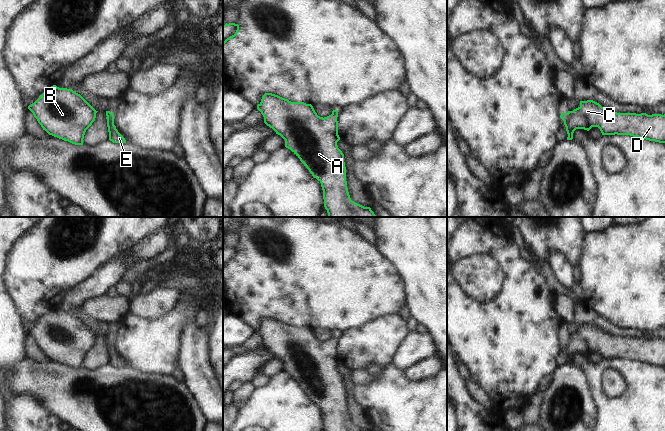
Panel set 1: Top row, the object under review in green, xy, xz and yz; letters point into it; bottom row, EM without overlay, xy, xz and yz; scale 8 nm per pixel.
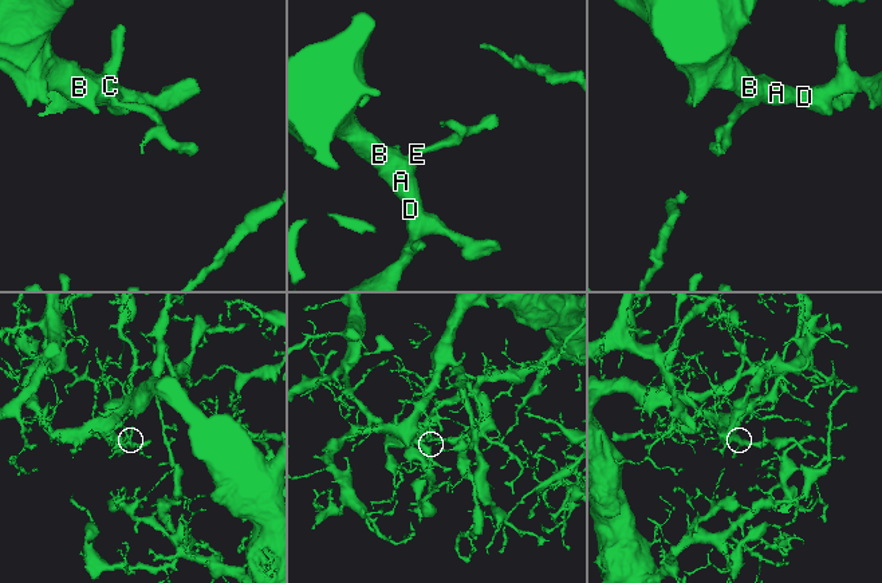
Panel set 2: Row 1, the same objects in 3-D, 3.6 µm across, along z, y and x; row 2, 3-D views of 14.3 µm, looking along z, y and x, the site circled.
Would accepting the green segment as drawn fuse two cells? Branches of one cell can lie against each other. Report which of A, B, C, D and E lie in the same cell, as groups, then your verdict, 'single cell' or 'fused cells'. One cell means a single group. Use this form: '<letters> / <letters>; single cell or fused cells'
A B C D E; single cell

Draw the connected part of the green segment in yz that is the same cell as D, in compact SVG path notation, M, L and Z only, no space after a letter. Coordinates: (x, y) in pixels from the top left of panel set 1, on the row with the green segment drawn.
M587 100L580 101L580 106L573 111L561 113L560 118L564 121L566 127L568 134L567 140L573 139L573 133L576 129L589 131L592 127L598 127L602 135L630 135L649 141L665 143L665 114L617 113L605 109L593 100Z

